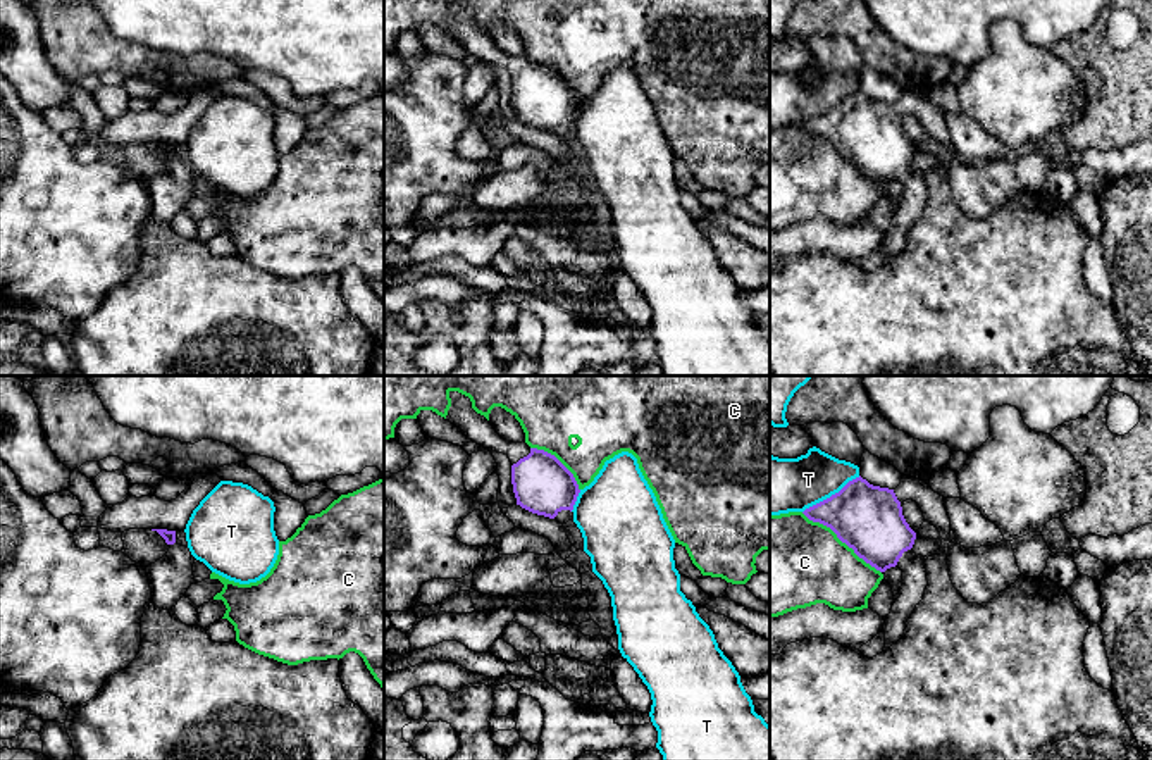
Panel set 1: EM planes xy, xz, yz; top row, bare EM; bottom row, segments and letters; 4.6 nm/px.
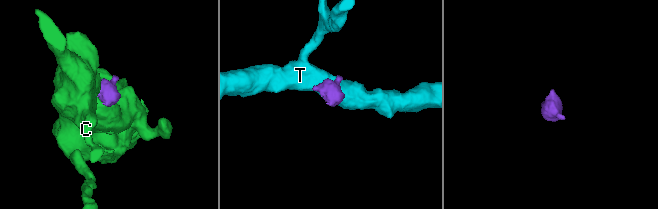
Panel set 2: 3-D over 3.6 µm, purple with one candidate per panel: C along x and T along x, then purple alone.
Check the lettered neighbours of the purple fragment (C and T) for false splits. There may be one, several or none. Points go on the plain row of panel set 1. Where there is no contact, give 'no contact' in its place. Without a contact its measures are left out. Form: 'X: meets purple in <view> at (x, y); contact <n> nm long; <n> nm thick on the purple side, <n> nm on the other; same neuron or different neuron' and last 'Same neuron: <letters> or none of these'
C: meets purple in yz at (841, 154); contact 480 nm long; 320 nm thick on the purple side, 420 nm on the other; different neuron
T: meets purple in yz at (832, 109); contact 320 nm long; 320 nm thick on the purple side, 260 nm on the other; different neuron
Same neuron: none of these

